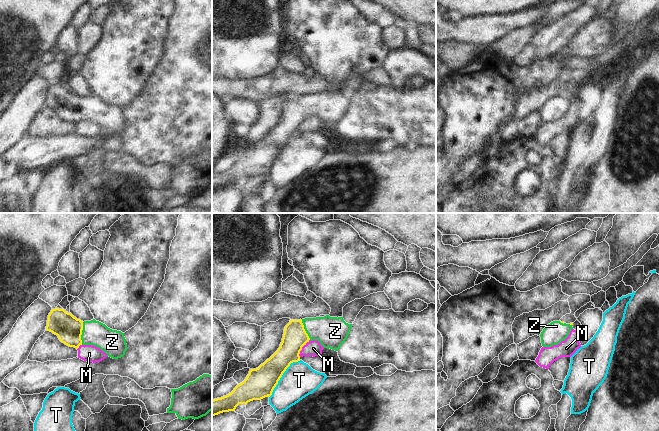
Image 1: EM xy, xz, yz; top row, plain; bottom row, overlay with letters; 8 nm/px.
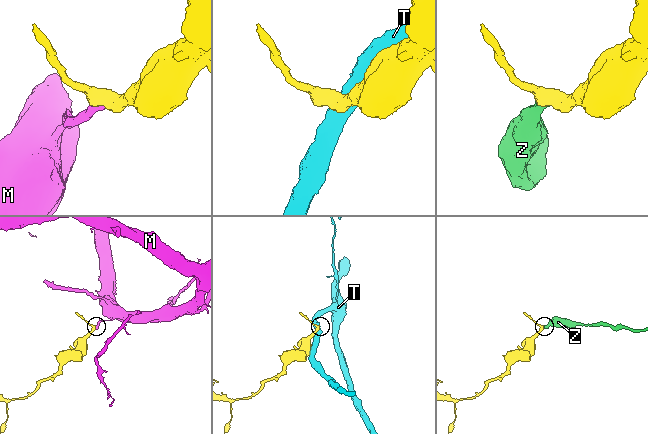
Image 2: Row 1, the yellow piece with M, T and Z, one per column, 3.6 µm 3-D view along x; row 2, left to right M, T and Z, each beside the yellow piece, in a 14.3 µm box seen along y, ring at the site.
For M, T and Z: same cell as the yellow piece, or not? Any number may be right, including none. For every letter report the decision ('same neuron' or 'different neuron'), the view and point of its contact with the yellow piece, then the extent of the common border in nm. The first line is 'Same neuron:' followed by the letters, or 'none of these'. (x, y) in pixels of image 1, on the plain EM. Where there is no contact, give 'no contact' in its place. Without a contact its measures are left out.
Same neuron: Z
M: different neuron; meets yellow in xz at (301, 124); contact 170 nm long
T: different neuron; meets yellow in xz at (281, 152); contact 400 nm long
Z: same neuron; meets yellow in xy at (81, 109); contact 180 nm long

